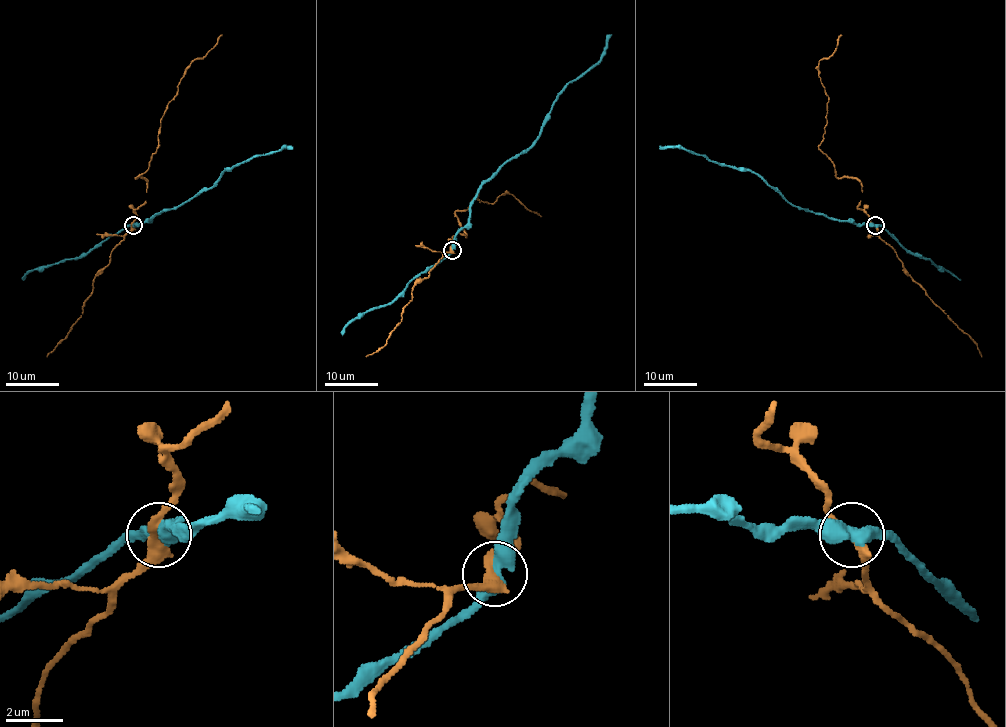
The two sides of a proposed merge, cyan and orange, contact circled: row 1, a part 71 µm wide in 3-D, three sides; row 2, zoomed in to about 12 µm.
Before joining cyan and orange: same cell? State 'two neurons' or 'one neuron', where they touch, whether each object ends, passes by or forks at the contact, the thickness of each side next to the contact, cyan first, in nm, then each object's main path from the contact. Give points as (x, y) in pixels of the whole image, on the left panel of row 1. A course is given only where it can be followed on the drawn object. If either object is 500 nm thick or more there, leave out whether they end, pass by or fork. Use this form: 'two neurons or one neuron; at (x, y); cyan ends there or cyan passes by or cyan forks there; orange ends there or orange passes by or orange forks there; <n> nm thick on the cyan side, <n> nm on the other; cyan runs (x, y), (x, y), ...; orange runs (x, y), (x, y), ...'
two neurons; at (133, 225); 500 nm thick on the cyan side, 320 nm on the other; cyan runs (133, 225), (149, 221), (156, 214), (182, 205), (205, 191), (227, 169), (253, 157), (292, 146); orange runs (133, 225), (146, 185), (136, 177), (148, 169), (158, 147), (166, 105), (186, 67), (223, 35)

